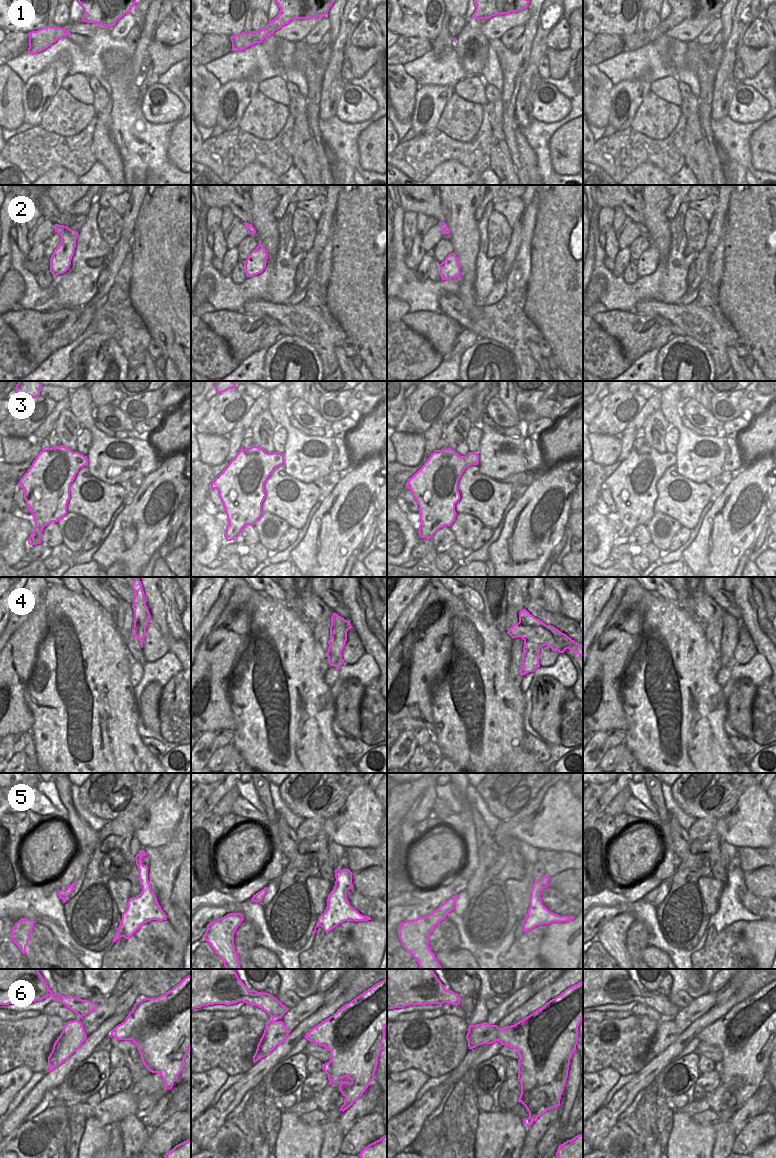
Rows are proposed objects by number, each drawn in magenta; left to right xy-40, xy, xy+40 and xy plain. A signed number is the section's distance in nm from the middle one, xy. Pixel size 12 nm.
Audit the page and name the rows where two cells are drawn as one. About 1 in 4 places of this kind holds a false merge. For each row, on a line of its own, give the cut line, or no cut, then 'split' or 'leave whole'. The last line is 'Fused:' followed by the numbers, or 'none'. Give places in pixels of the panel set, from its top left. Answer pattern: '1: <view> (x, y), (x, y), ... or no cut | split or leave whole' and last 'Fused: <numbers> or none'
1: no cut | leave whole
2: no cut | leave whole
3: no cut | leave whole
4: xy+40 (524, 644), (527, 652), (531, 650), (535, 652), (539, 648) | split
5: xy (252, 897), (259, 901) | split
6: no cut | leave whole
Fused: 4, 5

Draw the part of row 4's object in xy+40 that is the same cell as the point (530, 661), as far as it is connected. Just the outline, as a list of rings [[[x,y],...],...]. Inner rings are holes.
[[[526,646],[523,647],[522,653],[522,667],[520,669],[520,675],[523,676],[529,672],[533,672],[535,669],[539,668],[539,653],[540,649],[536,653],[532,650],[527,653]]]

